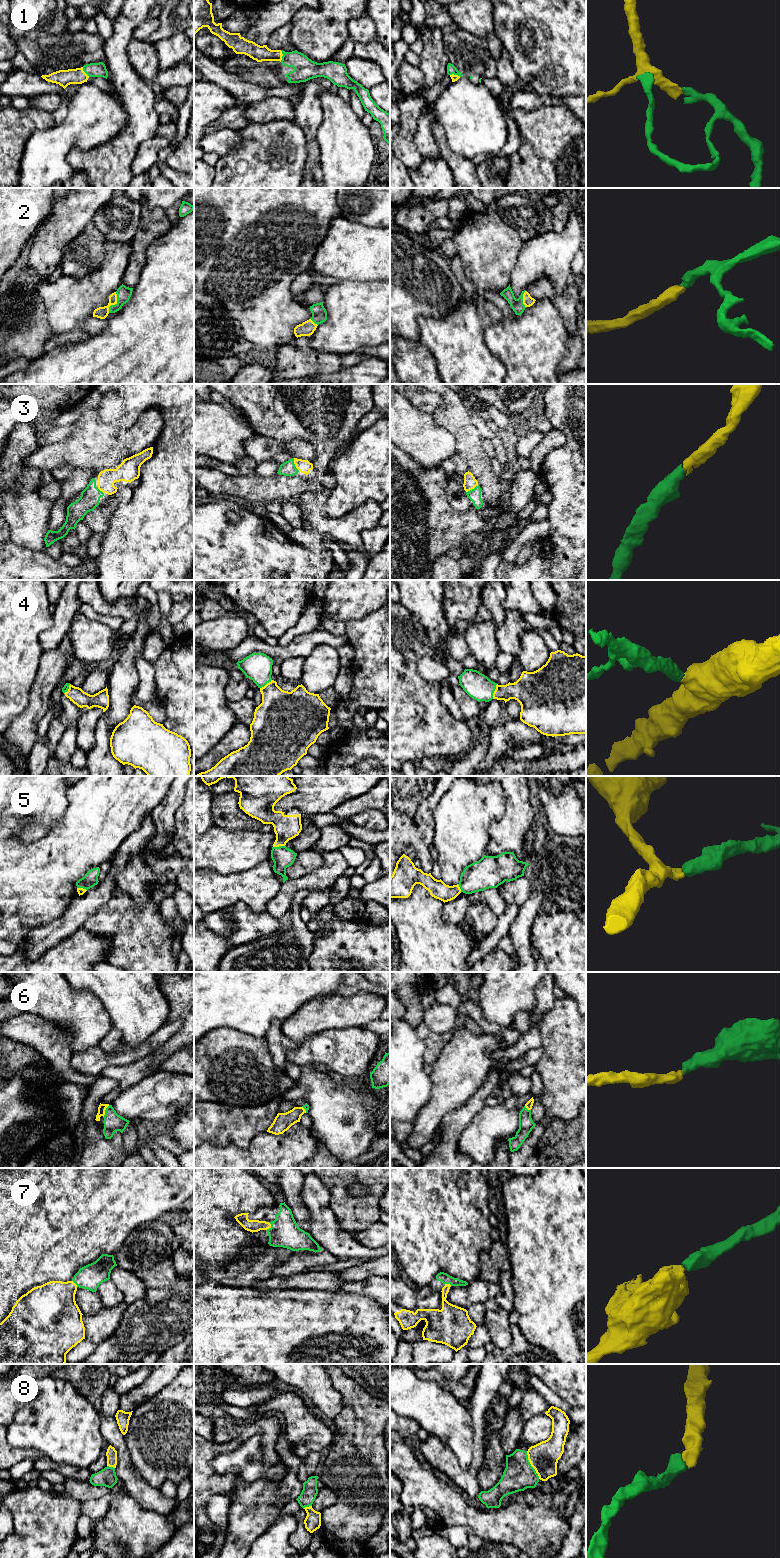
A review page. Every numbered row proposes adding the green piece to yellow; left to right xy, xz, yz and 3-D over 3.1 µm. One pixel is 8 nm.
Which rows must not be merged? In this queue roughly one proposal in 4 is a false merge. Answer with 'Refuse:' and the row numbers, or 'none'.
Refuse: none

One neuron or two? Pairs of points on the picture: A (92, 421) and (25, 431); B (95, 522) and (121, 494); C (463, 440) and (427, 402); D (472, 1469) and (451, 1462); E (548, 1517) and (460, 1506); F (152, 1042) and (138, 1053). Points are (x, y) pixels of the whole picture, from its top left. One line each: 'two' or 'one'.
A: two
B: one
C: two
D: one
E: one
F: one

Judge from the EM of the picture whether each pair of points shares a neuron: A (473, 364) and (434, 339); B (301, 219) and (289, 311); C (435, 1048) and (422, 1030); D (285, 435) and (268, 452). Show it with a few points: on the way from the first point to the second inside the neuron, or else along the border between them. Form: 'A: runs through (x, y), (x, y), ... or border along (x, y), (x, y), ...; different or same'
A: runs through (463, 355), (447, 339), (444, 339); same
B: runs through (283, 242), (283, 288); same
C: runs through (434, 1044), (426, 1034); same
D: border along (257, 433), (286, 443); different

